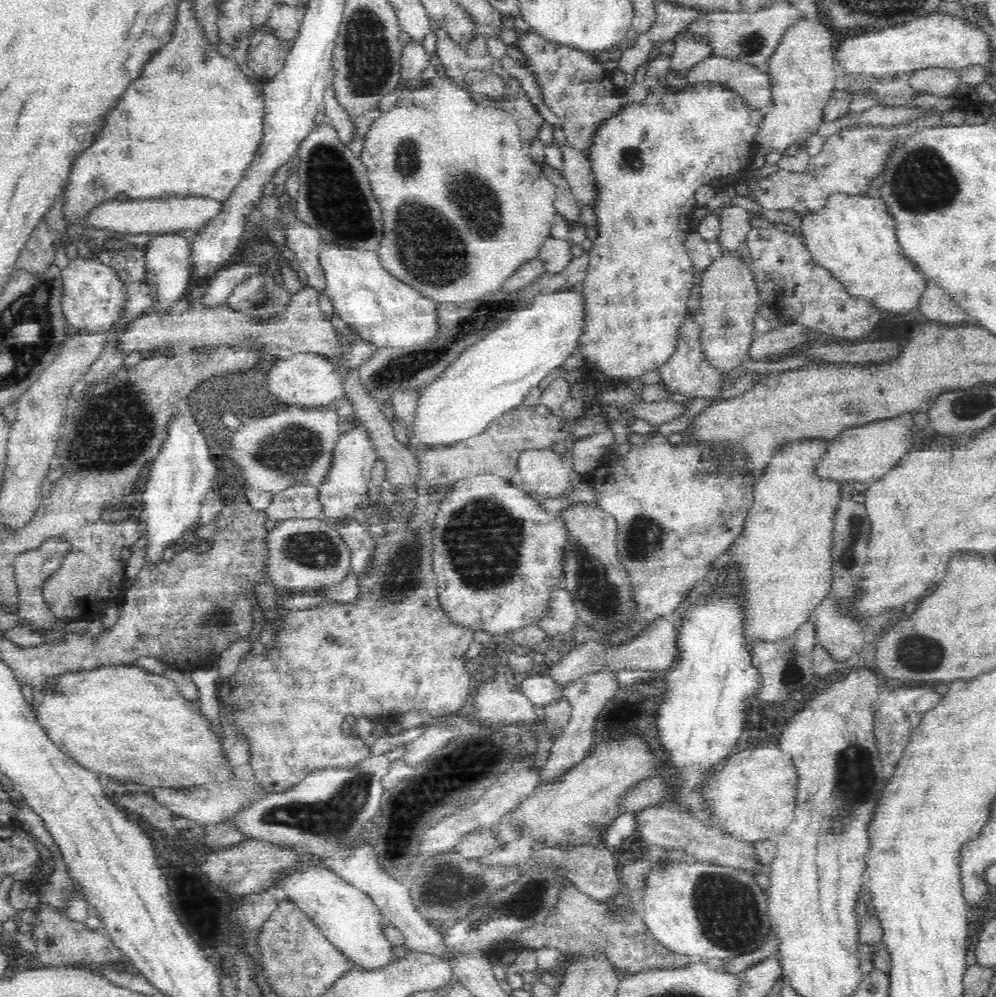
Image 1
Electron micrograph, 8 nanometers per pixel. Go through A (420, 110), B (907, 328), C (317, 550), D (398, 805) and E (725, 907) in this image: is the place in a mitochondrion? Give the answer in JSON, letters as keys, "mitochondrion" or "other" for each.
{"A":"other","B":"other","C":"mitochondrion","D":"other","E":"mitochondrion"}

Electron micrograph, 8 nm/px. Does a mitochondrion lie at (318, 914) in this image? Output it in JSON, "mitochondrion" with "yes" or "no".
{"mitochondrion":"no"}

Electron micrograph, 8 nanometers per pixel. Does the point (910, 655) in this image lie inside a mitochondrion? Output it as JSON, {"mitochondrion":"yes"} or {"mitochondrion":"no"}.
{"mitochondrion":"yes"}

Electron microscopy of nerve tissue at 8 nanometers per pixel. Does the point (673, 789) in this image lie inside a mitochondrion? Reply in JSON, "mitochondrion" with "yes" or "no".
{"mitochondrion":"no"}

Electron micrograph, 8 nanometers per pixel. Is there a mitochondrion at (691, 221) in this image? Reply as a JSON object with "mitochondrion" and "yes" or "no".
{"mitochondrion":"no"}

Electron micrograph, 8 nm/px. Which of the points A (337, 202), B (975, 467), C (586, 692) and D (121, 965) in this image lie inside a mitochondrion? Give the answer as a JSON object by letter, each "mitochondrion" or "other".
{"A":"mitochondrion","B":"other","C":"other","D":"other"}

